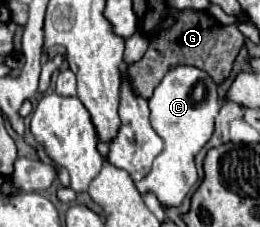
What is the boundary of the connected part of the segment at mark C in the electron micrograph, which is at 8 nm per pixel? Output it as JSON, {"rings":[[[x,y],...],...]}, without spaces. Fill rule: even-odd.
{"rings":[[[173,67],[155,87],[149,99],[149,121],[155,133],[163,139],[165,149],[155,157],[151,171],[137,183],[139,193],[153,193],[163,209],[179,207],[191,187],[197,183],[195,155],[205,147],[215,129],[215,117],[221,109],[217,85],[197,67]]]}

